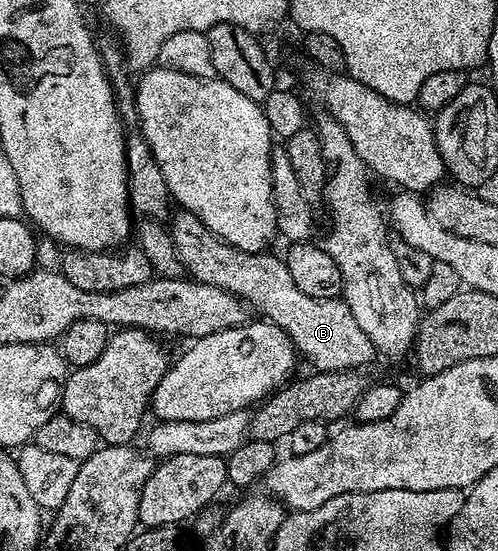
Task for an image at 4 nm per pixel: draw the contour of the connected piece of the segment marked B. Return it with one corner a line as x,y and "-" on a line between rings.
180,210
171,217
170,231
172,234
172,246
176,250
176,257
183,262
185,273
199,284
218,286
238,299
244,301
253,313
259,314
269,324
277,324
279,328
286,330
288,337
296,343
296,351
313,364
316,372
347,372
360,370
372,359
377,359
376,347
366,336
362,326
358,326
357,319
350,312
350,306
343,298
310,298
310,294
302,294
294,278
290,278
290,270
283,259
276,256
268,256
267,251
243,252
226,241
220,240
208,229
194,214

